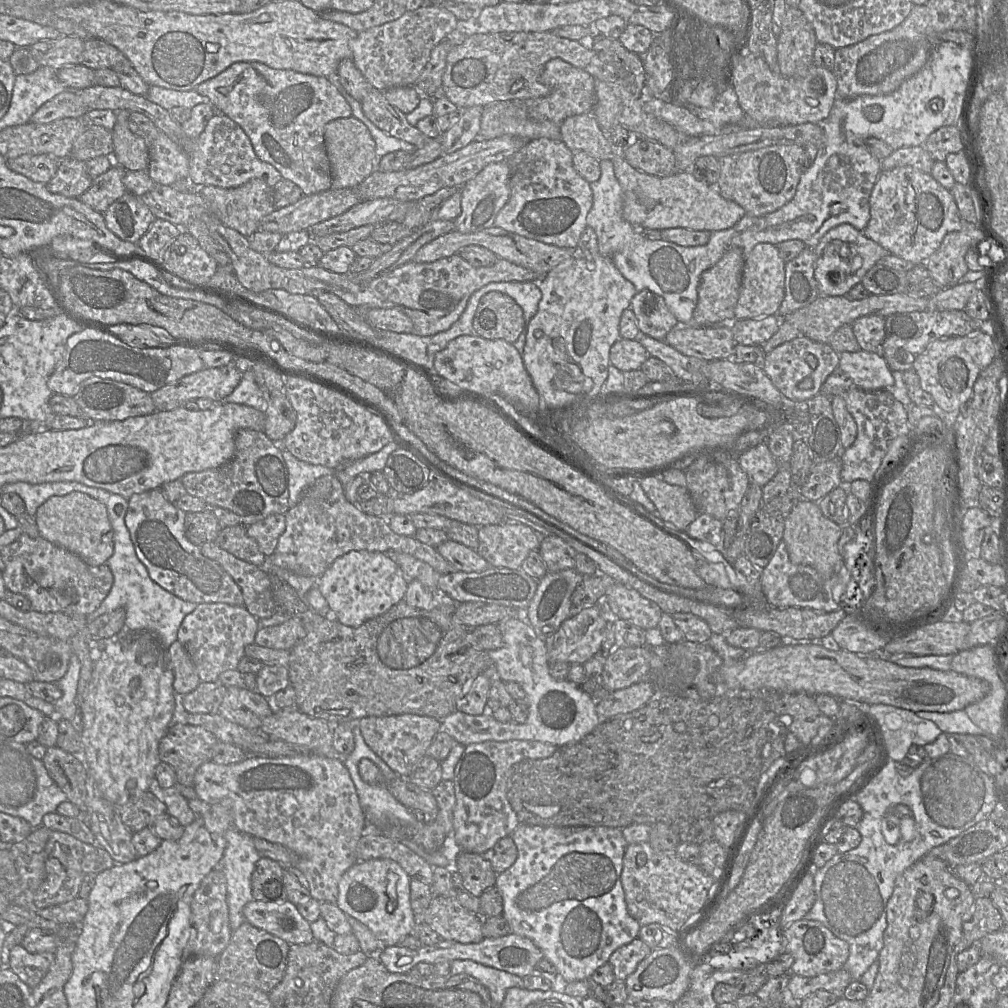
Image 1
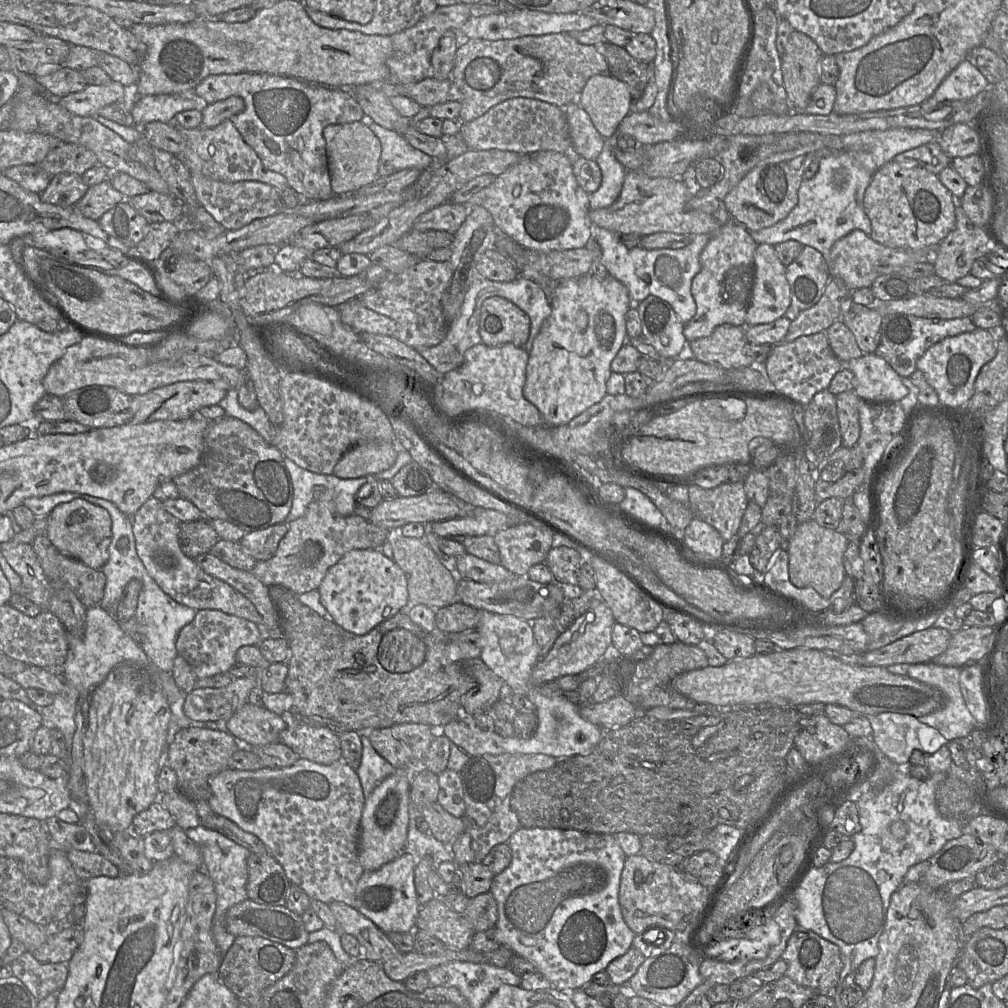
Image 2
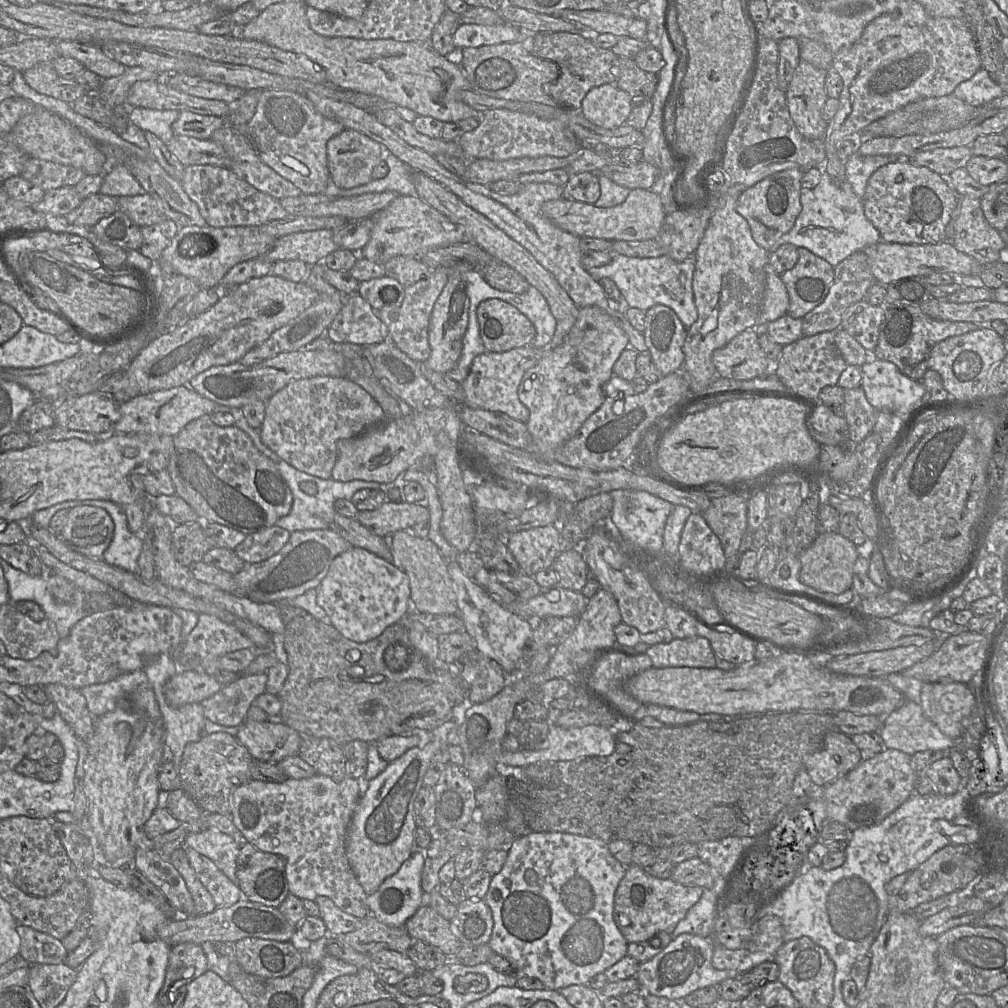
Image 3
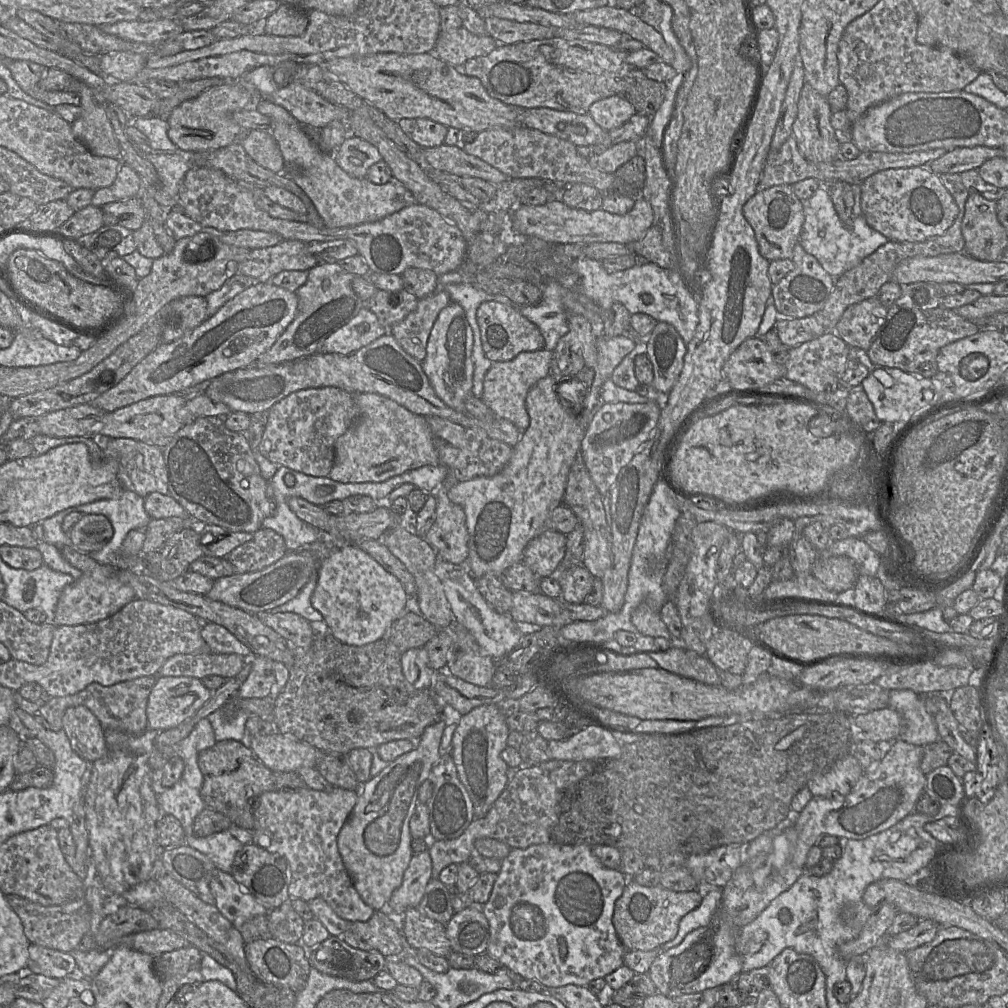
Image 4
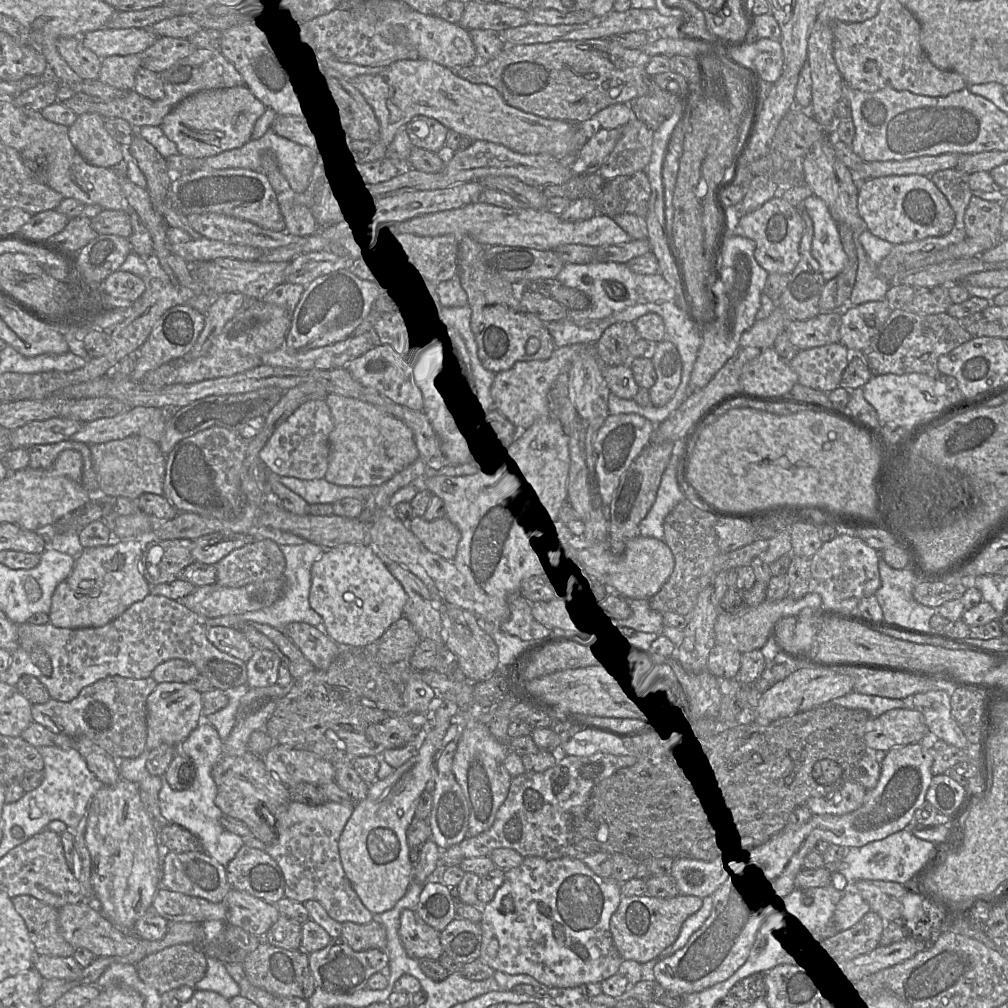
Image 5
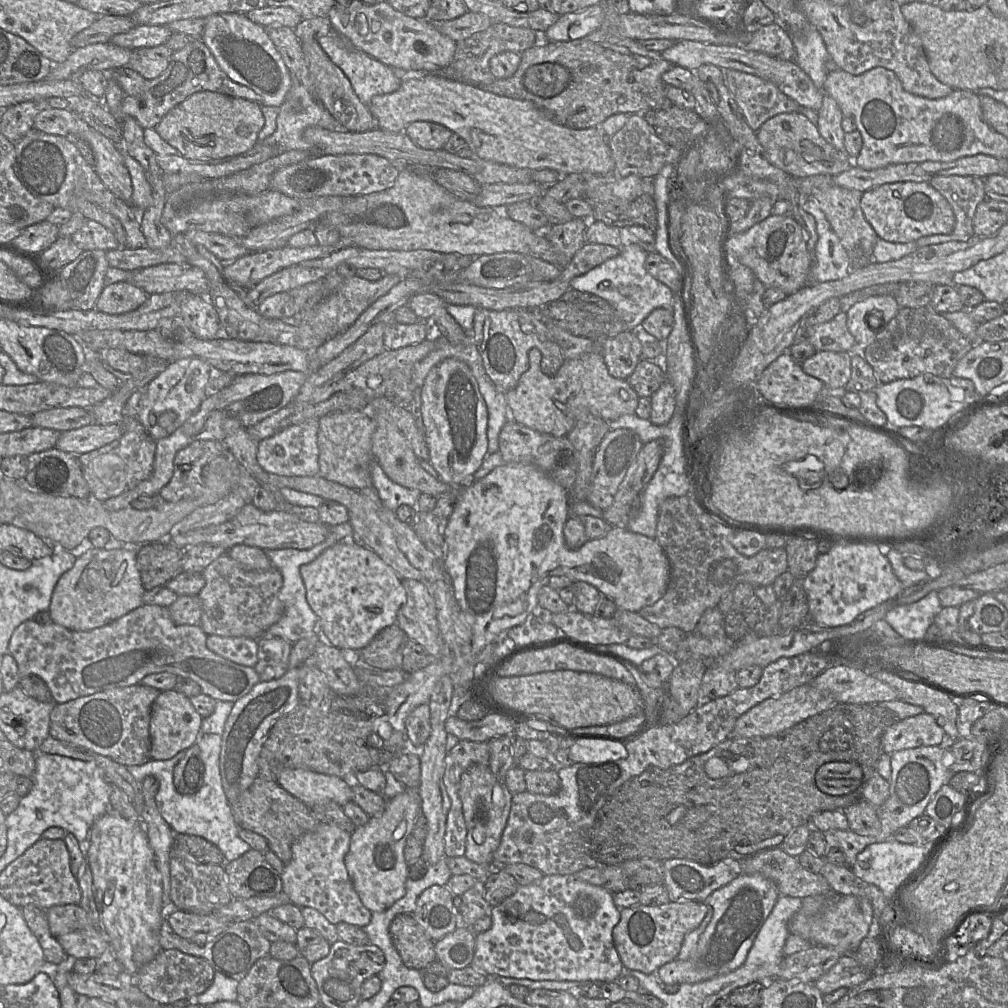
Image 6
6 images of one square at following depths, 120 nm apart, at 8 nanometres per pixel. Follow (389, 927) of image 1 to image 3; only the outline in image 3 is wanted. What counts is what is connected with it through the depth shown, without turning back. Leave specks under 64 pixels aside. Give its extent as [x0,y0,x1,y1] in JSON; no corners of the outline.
[367,851,425,927]

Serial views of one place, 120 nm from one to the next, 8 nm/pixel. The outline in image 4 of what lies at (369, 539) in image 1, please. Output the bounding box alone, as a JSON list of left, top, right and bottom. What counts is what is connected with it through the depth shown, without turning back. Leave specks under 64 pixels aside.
[206,540,340,615]

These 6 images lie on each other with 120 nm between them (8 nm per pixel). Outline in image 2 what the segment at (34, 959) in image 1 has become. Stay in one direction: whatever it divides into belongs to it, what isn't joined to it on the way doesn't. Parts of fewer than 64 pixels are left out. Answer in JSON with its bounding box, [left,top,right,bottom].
[8,952,69,1001]

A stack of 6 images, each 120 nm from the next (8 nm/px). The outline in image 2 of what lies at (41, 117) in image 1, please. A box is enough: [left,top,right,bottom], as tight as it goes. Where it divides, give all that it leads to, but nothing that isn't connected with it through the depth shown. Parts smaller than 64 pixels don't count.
[57,81,125,117]

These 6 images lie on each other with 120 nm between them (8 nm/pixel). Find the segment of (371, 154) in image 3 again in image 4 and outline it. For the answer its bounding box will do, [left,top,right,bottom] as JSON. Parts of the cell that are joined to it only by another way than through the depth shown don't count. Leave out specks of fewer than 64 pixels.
[332,134,383,178]

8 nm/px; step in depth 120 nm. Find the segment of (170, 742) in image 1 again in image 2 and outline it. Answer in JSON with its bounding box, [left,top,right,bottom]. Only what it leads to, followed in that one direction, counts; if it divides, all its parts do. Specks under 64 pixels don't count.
[167,727,243,801]

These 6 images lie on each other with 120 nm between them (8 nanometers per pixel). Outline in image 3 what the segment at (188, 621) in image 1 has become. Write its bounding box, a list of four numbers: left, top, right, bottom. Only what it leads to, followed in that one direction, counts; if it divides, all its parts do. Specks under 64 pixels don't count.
[180,614,254,676]

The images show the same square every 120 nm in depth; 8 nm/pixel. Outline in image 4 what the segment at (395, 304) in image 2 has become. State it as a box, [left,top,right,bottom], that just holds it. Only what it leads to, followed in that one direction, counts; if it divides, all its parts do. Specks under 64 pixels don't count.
[390,289,450,363]

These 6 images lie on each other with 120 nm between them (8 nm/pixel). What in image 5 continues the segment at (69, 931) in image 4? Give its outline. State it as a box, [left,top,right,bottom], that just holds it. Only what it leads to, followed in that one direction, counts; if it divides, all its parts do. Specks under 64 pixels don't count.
[11,895,75,957]

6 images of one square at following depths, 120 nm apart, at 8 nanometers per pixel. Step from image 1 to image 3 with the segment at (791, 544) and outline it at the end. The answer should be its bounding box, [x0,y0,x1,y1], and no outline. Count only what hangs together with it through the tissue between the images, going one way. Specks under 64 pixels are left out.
[799,532,859,594]

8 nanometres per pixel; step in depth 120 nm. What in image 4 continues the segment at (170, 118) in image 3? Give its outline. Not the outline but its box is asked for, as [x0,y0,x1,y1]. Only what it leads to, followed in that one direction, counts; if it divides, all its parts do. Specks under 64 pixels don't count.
[131,116,176,153]

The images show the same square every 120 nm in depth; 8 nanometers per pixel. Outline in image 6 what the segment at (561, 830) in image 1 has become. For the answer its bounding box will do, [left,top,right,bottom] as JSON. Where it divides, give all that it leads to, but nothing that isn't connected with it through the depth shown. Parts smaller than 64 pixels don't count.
[470,875,625,984]

